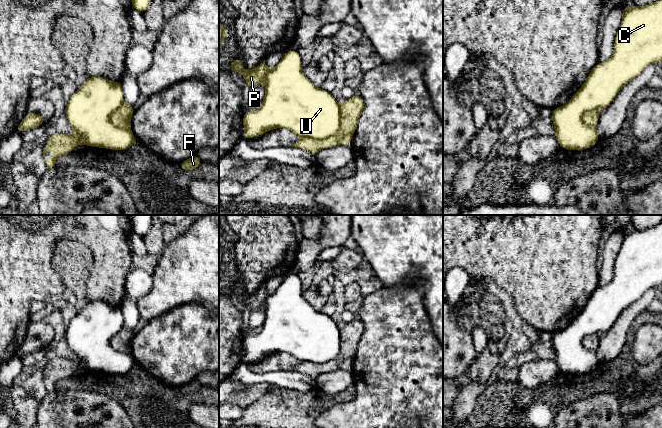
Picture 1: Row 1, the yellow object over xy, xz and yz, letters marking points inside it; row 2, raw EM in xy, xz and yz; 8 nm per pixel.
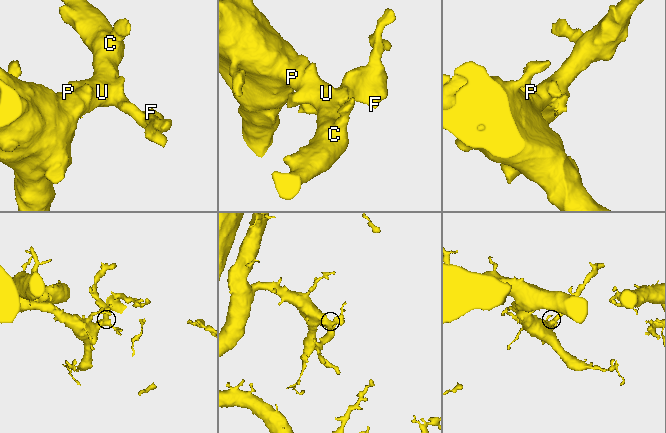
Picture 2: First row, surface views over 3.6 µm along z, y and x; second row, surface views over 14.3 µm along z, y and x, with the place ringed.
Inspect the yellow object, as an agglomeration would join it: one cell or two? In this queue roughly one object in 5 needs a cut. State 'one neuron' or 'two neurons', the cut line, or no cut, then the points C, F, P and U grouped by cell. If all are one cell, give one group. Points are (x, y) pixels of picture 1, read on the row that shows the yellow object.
two neurons; cut xz (339, 106), (340, 129), (335, 134), (323, 139), (301, 138); groups C P U / F

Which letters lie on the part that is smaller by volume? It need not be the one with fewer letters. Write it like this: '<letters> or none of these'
F

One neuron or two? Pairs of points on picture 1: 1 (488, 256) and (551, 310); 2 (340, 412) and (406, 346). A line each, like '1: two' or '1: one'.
1: one
2: one

